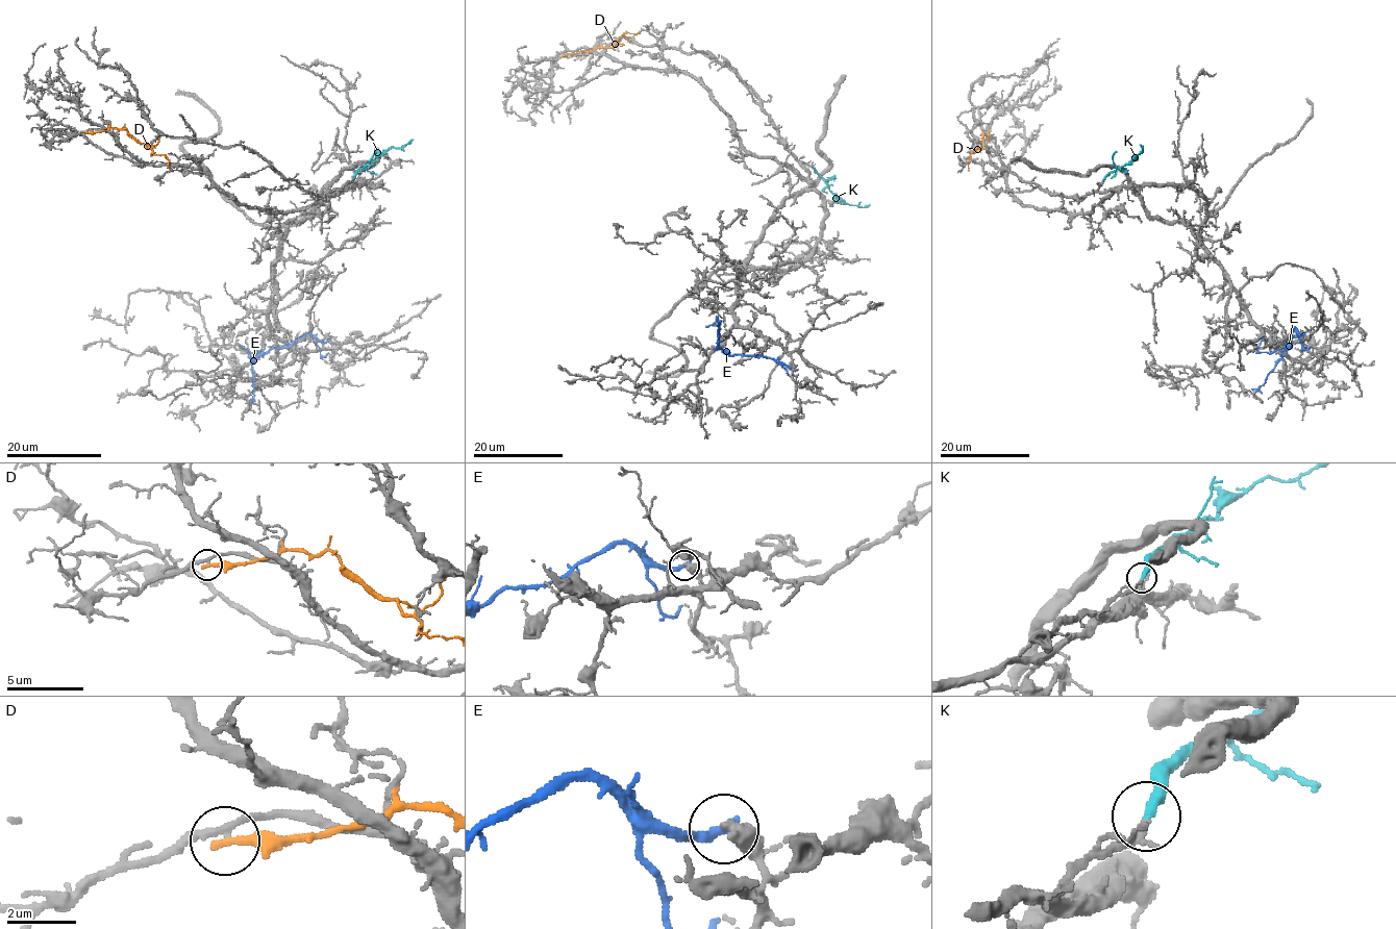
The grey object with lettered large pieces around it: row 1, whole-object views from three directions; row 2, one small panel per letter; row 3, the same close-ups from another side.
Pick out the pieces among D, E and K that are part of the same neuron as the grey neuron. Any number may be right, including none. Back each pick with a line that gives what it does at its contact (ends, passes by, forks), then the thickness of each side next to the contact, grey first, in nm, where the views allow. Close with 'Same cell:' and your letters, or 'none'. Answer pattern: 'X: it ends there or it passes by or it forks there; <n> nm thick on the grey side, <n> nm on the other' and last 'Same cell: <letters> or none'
K: it ends there; 160 nm thick on the grey side, 280 nm on the other
Same cell: K

